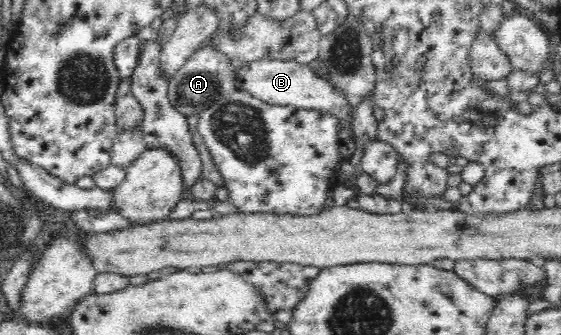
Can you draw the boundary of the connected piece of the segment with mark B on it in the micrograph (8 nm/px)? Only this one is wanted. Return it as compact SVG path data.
M276 60L243 63L236 70L236 89L248 89L252 95L260 97L270 104L316 110L324 112L324 115L332 115L340 123L337 135L337 152L339 152L340 159L356 161L360 153L360 144L352 124L350 124L352 103L348 102L345 94L339 88L336 88L328 79L318 75L310 65Z

